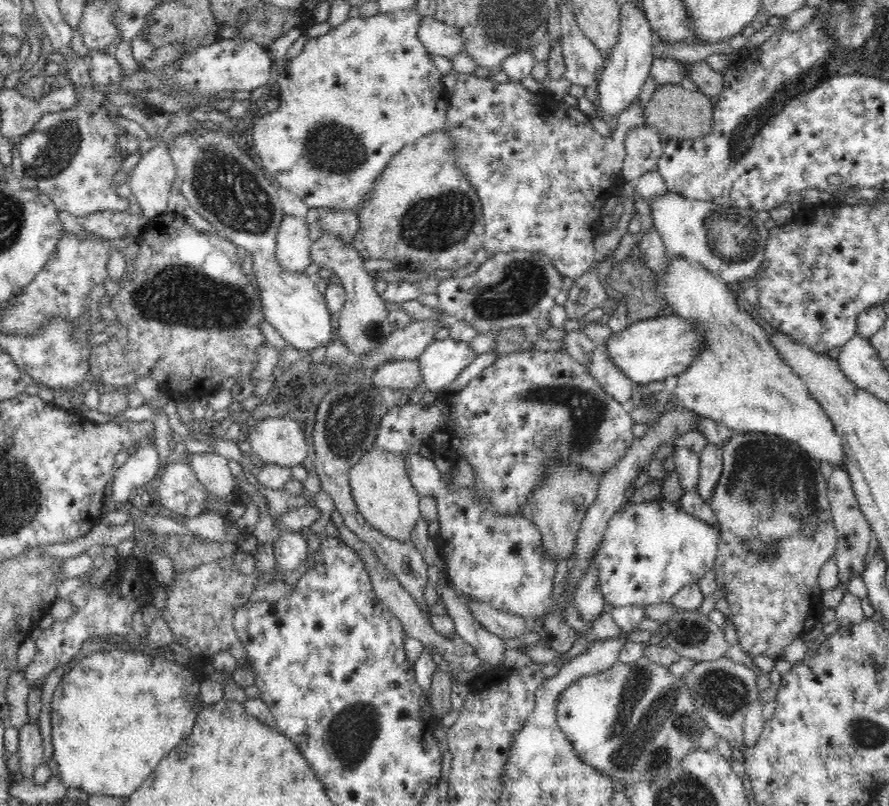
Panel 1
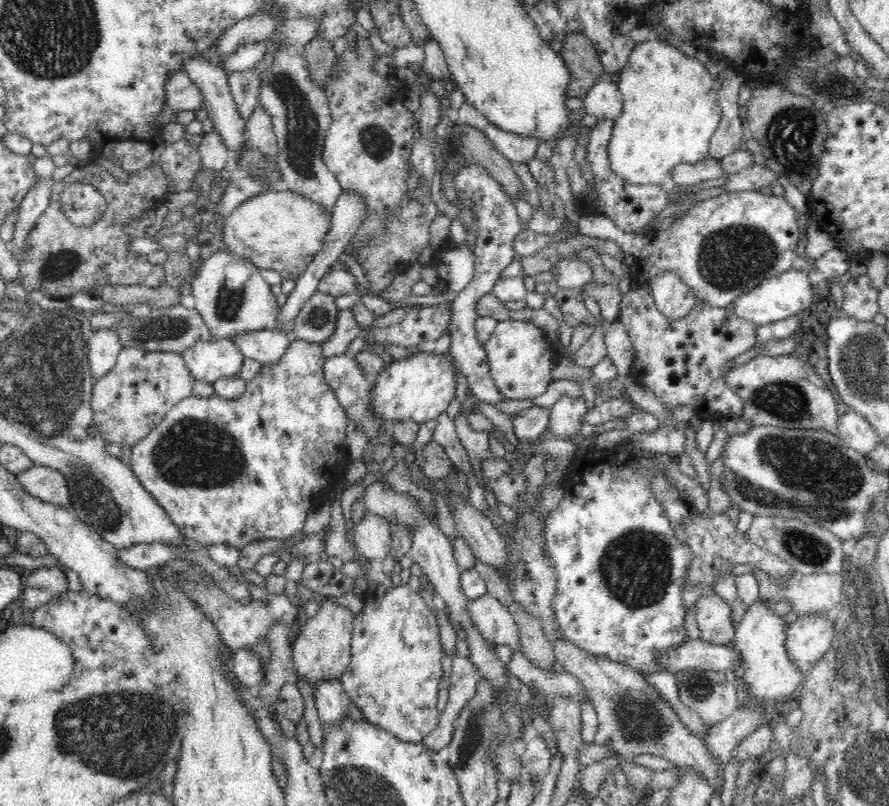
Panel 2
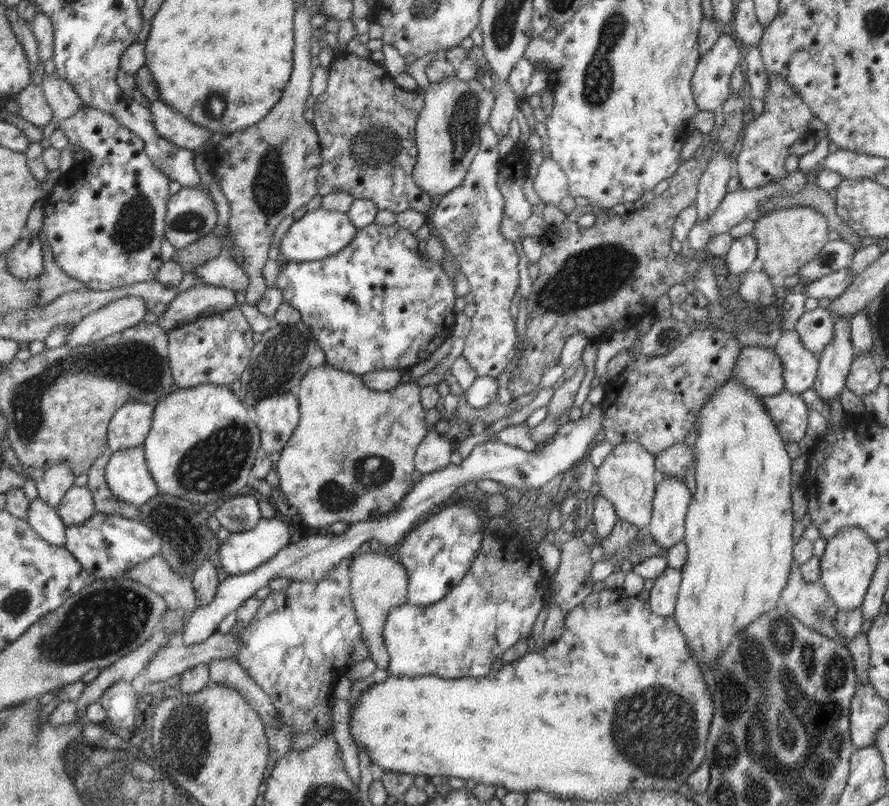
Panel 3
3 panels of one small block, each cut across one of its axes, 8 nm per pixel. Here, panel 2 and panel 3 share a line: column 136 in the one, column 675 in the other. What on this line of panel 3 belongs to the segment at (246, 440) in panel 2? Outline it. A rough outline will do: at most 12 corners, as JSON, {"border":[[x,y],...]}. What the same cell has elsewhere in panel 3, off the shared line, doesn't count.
{"border":[[676,443],[655,455],[655,470],[683,478],[695,452]]}

